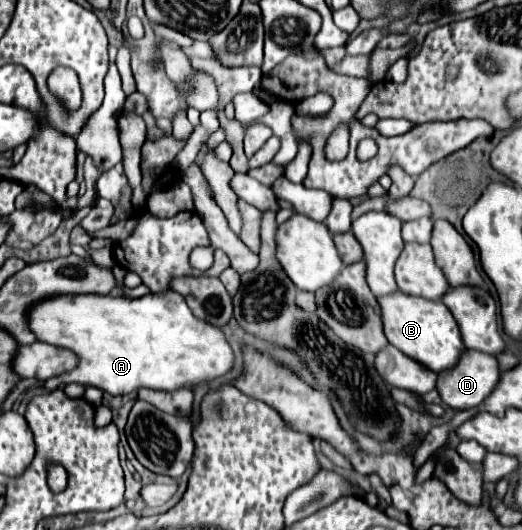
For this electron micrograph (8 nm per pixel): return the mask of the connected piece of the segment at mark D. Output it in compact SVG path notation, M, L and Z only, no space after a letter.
M463 350L463 354L459 356L457 364L453 366L453 370L445 370L441 374L437 374L437 392L441 396L441 400L451 406L453 410L469 410L479 406L495 388L497 380L499 380L499 366L495 356L489 354L481 354L477 350Z

